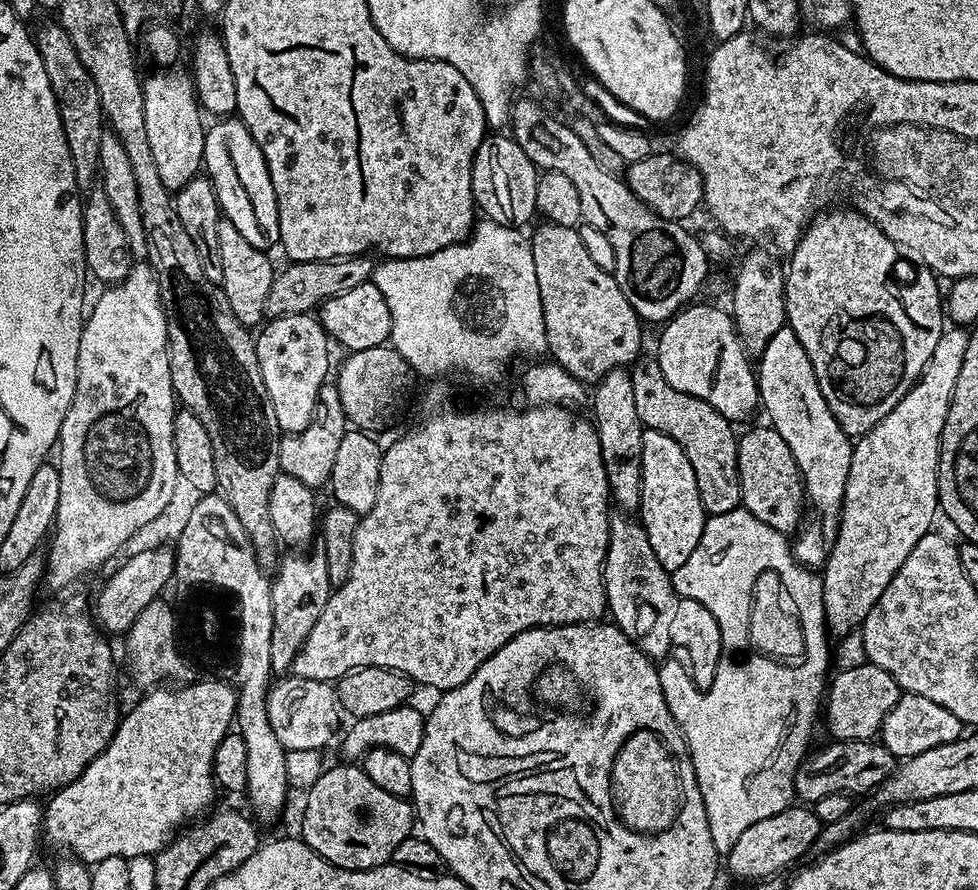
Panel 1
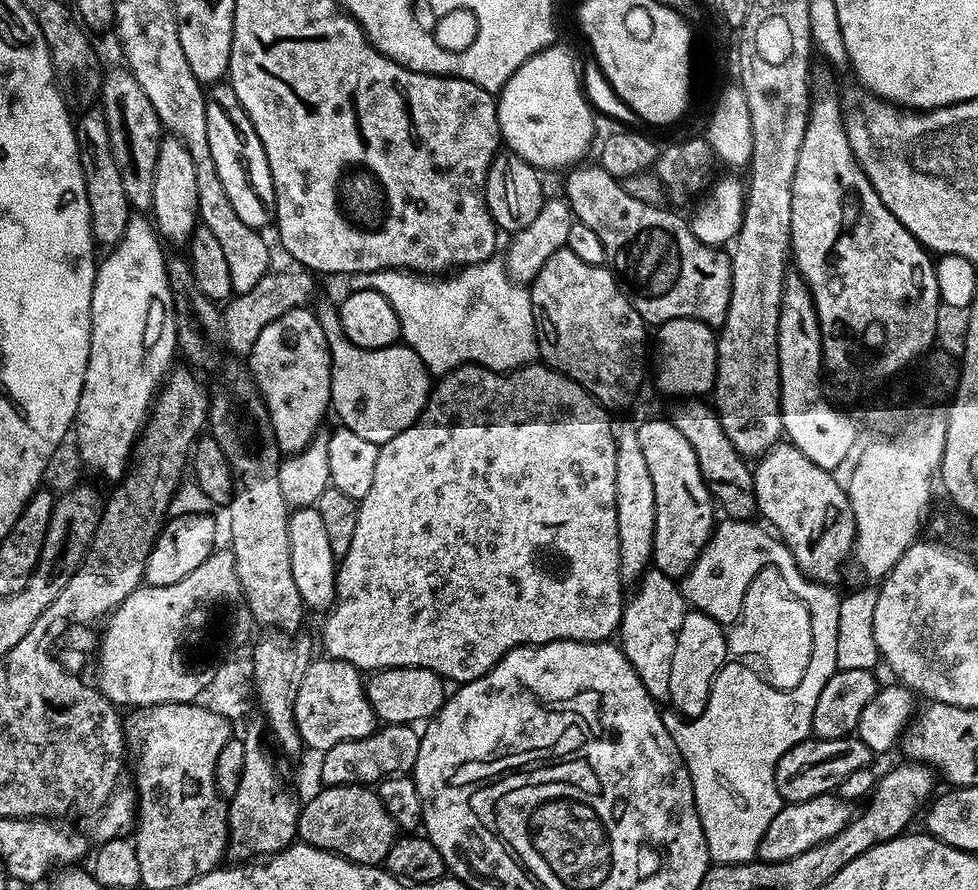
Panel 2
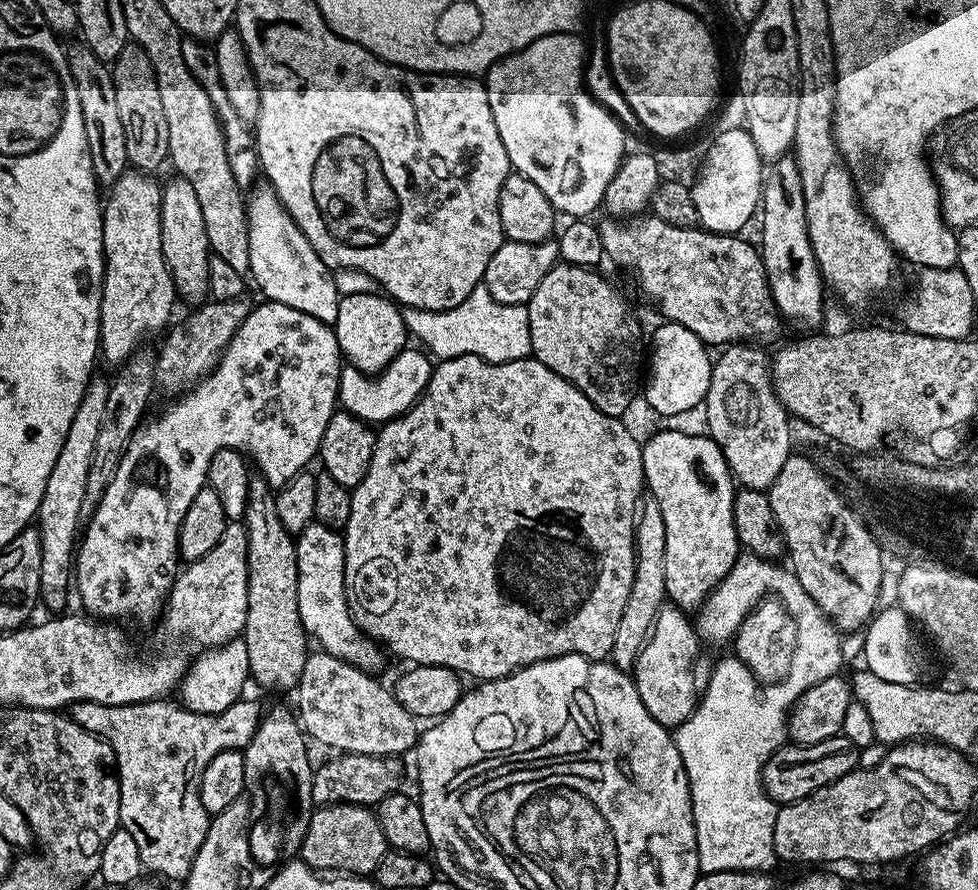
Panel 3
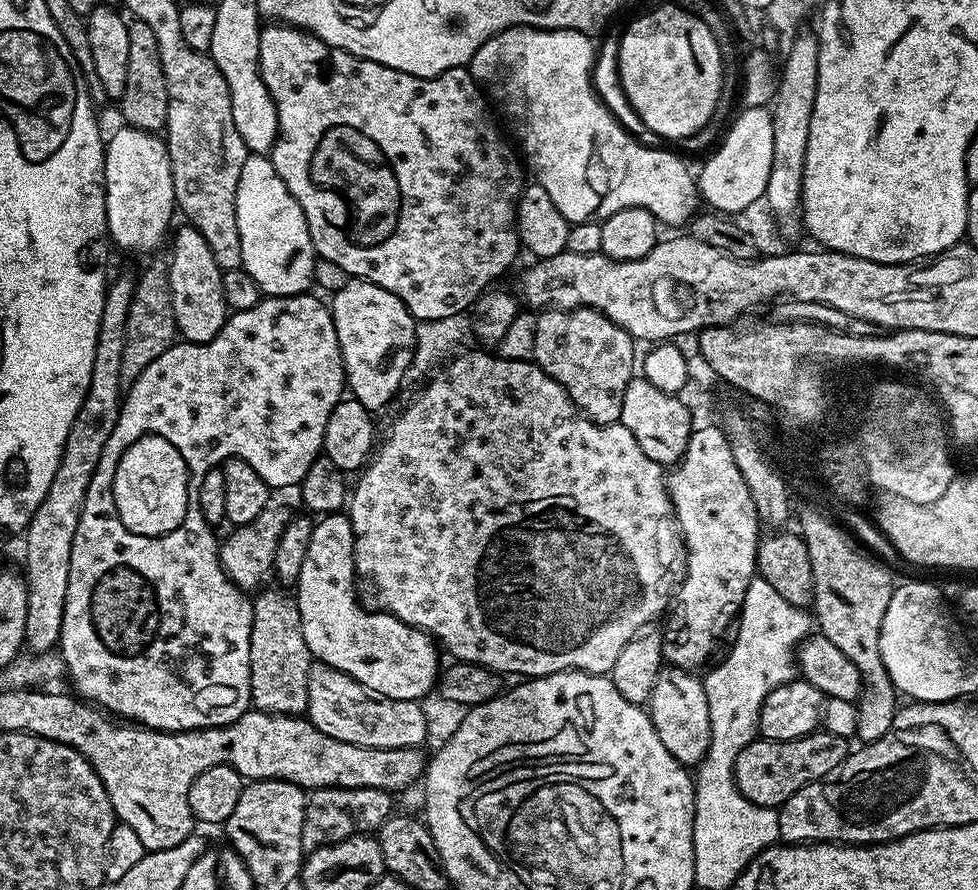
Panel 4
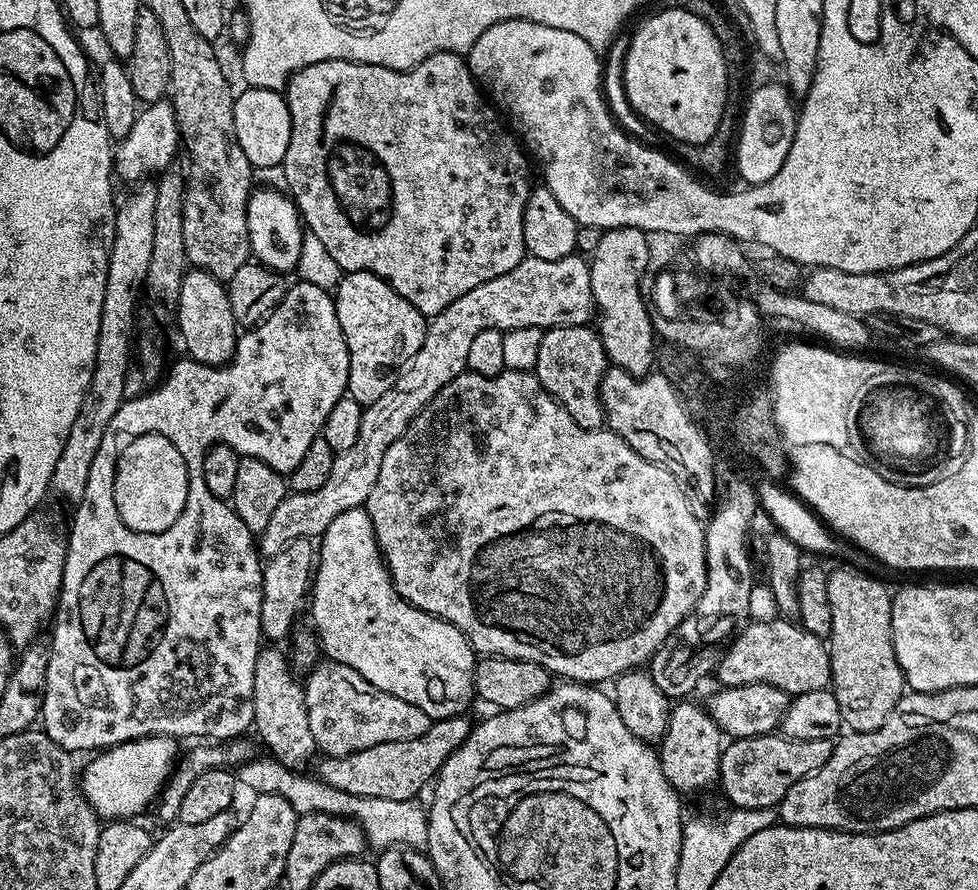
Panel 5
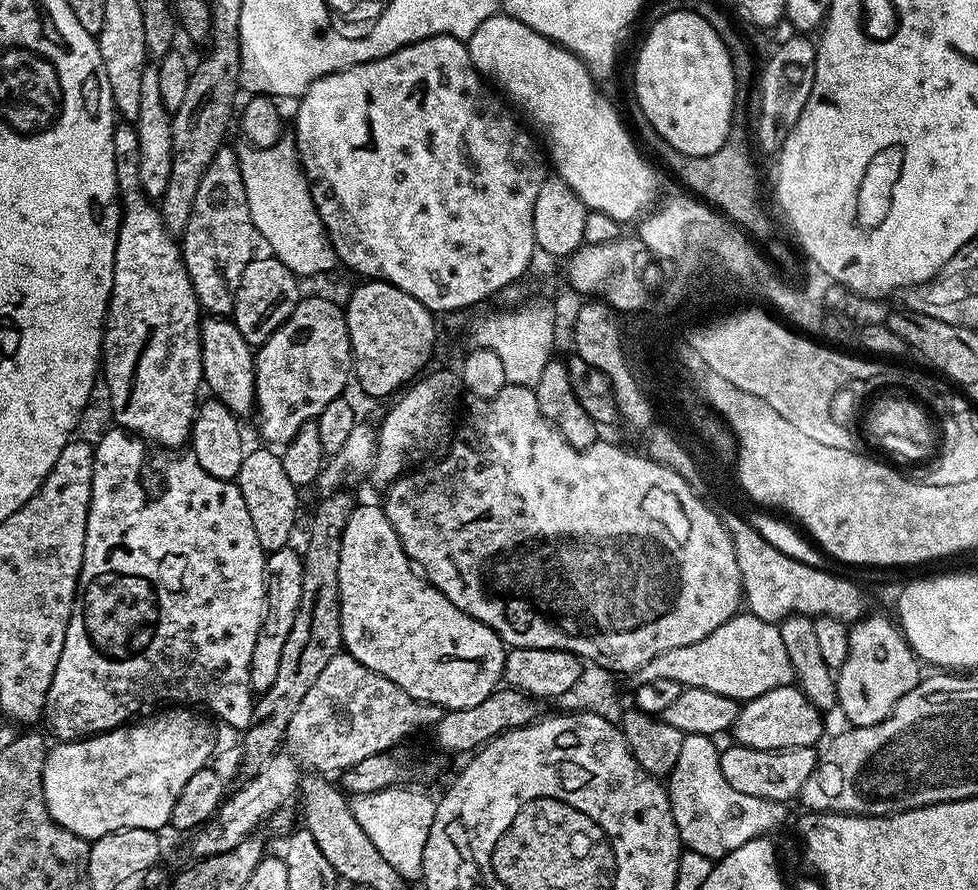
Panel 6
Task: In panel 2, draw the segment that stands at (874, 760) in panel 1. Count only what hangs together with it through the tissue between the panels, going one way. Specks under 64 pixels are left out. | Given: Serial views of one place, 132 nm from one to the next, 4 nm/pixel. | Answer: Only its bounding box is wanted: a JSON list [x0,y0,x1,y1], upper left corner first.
[774,735,874,803]

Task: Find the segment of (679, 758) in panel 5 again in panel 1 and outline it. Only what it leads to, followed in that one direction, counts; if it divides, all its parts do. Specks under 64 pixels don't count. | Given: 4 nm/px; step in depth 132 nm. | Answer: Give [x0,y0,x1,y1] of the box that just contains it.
[604,514,677,662]

